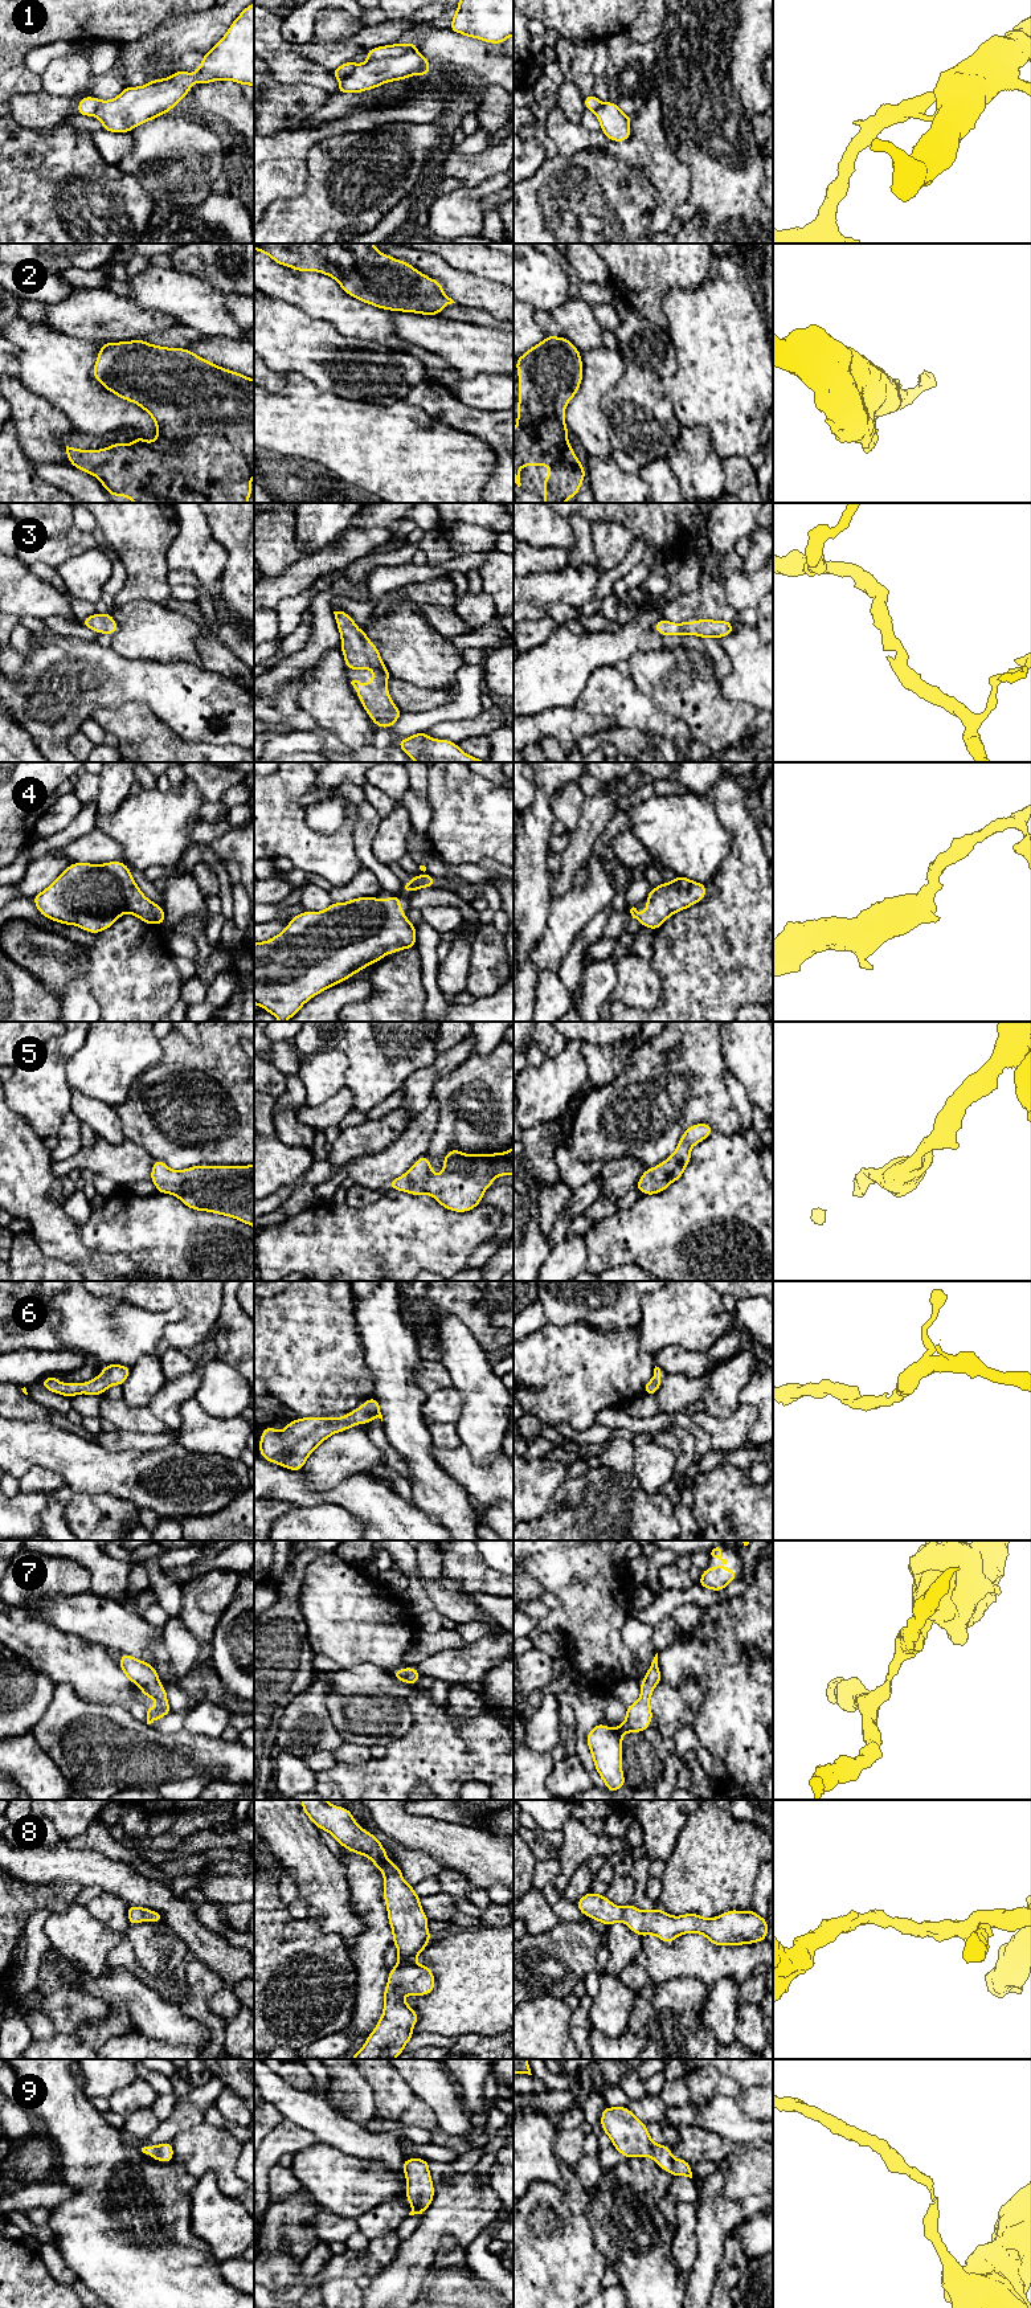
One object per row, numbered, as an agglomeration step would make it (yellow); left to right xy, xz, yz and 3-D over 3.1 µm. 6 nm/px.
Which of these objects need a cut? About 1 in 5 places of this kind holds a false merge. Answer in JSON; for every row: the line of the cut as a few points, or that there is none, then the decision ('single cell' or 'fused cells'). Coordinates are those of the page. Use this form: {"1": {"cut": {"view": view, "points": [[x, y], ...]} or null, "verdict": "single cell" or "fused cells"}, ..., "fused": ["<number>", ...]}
{"1": {"cut": null, "verdict": "single cell"}, "2": {"cut": null, "verdict": "single cell"}, "3": {"cut": null, "verdict": "single cell"}, "4": {"cut": null, "verdict": "single cell"}, "5": {"cut": null, "verdict": "single cell"}, "6": {"cut": null, "verdict": "single cell"}, "7": {"cut": null, "verdict": "single cell"}, "8": {"cut": null, "verdict": "single cell"}, "9": {"cut": null, "verdict": "single cell"}, "fused": []}

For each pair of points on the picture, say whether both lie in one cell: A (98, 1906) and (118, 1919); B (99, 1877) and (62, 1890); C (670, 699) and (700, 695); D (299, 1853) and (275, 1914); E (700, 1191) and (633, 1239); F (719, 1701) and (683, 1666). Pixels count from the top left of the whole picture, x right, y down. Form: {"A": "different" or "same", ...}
{"A": "same", "B": "different", "C": "same", "D": "different", "E": "same", "F": "same"}

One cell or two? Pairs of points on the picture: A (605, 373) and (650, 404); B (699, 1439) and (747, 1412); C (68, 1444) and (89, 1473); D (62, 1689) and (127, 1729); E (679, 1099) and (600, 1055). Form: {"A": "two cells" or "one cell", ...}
{"A": "two cells", "B": "two cells", "C": "one cell", "D": "one cell", "E": "two cells"}

